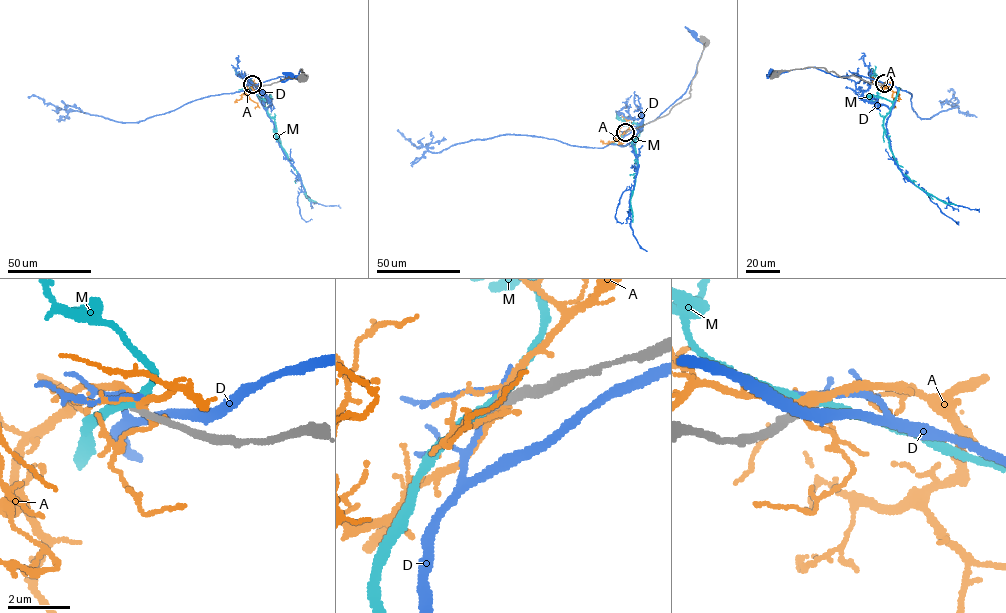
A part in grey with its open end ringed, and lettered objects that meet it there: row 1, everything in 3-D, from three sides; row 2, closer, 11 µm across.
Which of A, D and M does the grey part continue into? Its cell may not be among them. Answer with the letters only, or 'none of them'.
M

